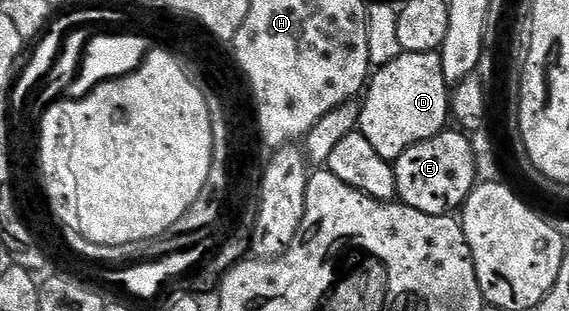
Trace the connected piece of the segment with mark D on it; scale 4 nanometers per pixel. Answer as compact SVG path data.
M397 53L391 60L385 61L380 71L371 75L366 86L366 93L360 102L360 121L358 132L370 140L374 152L385 158L387 162L395 163L396 159L419 142L430 140L439 134L450 122L450 83L442 76L443 57L439 53L405 54Z

